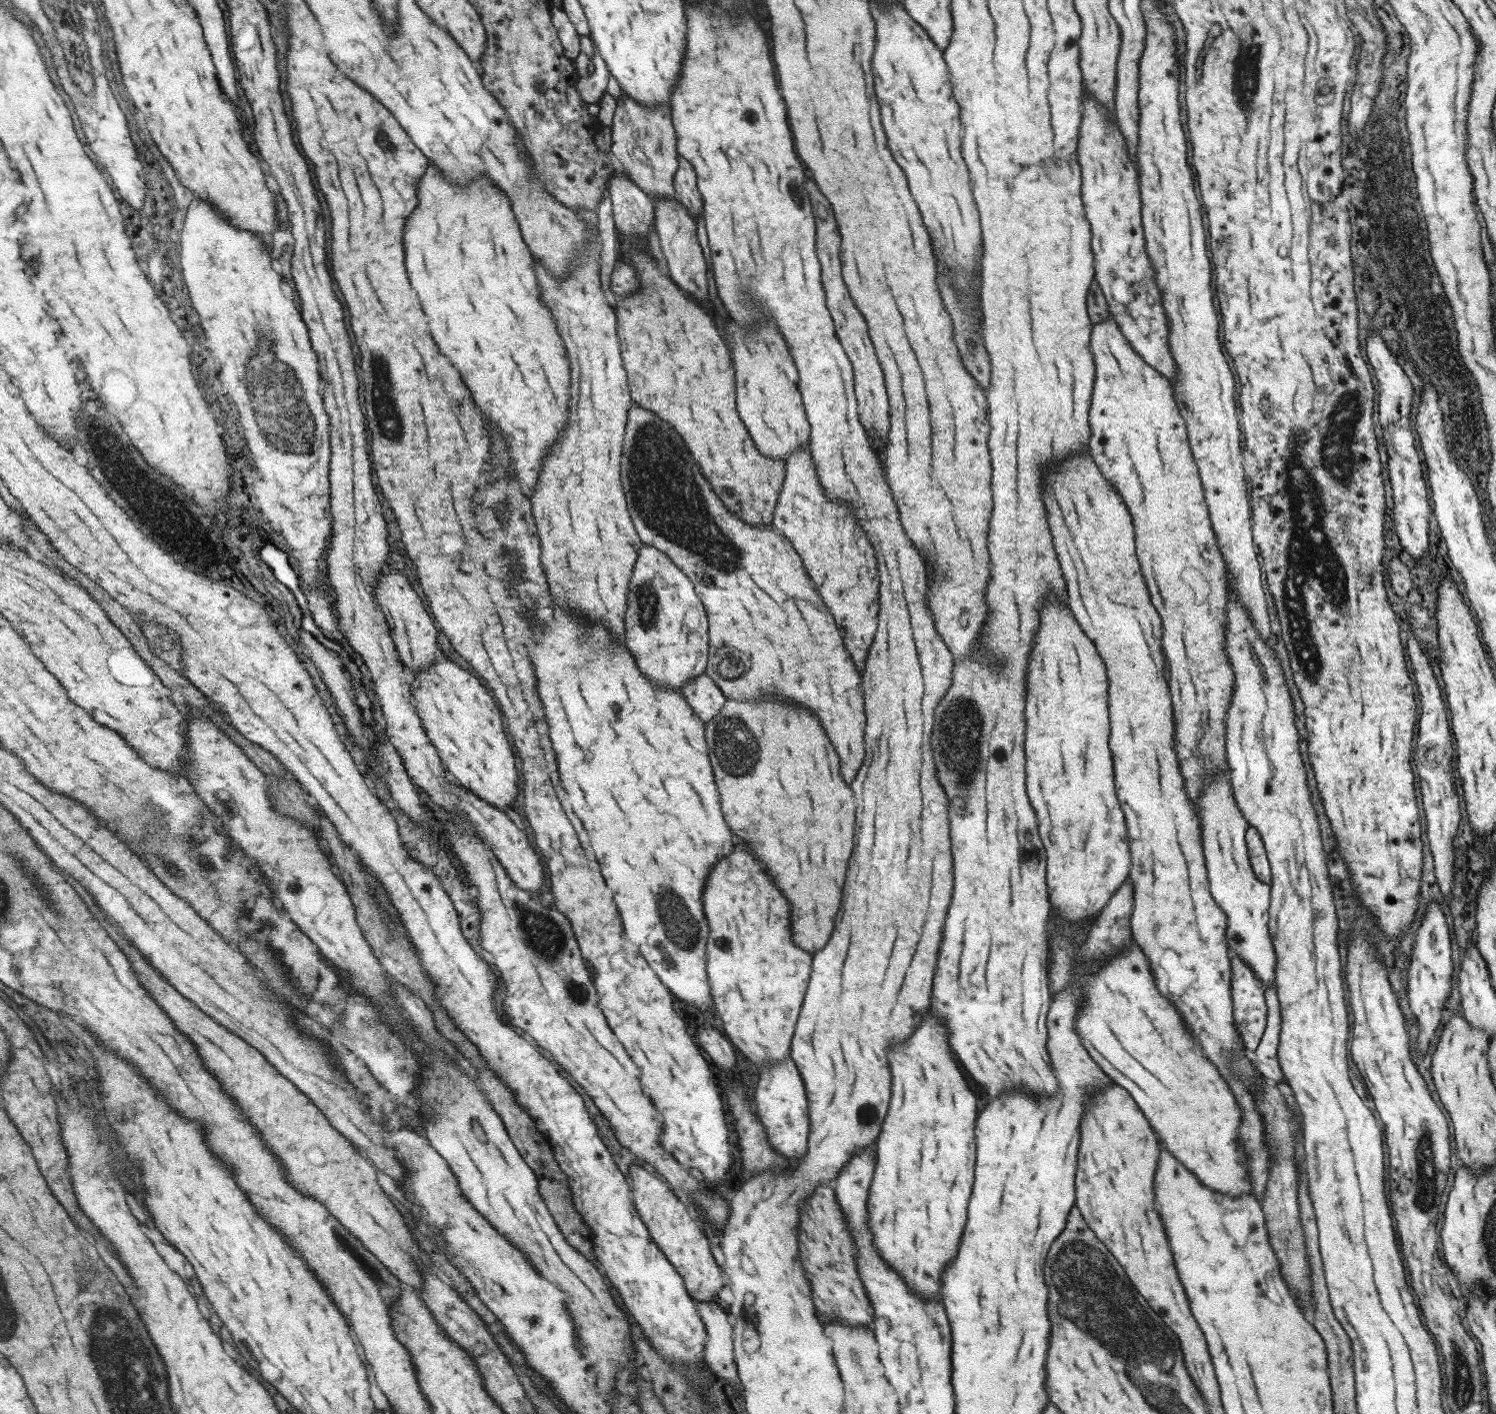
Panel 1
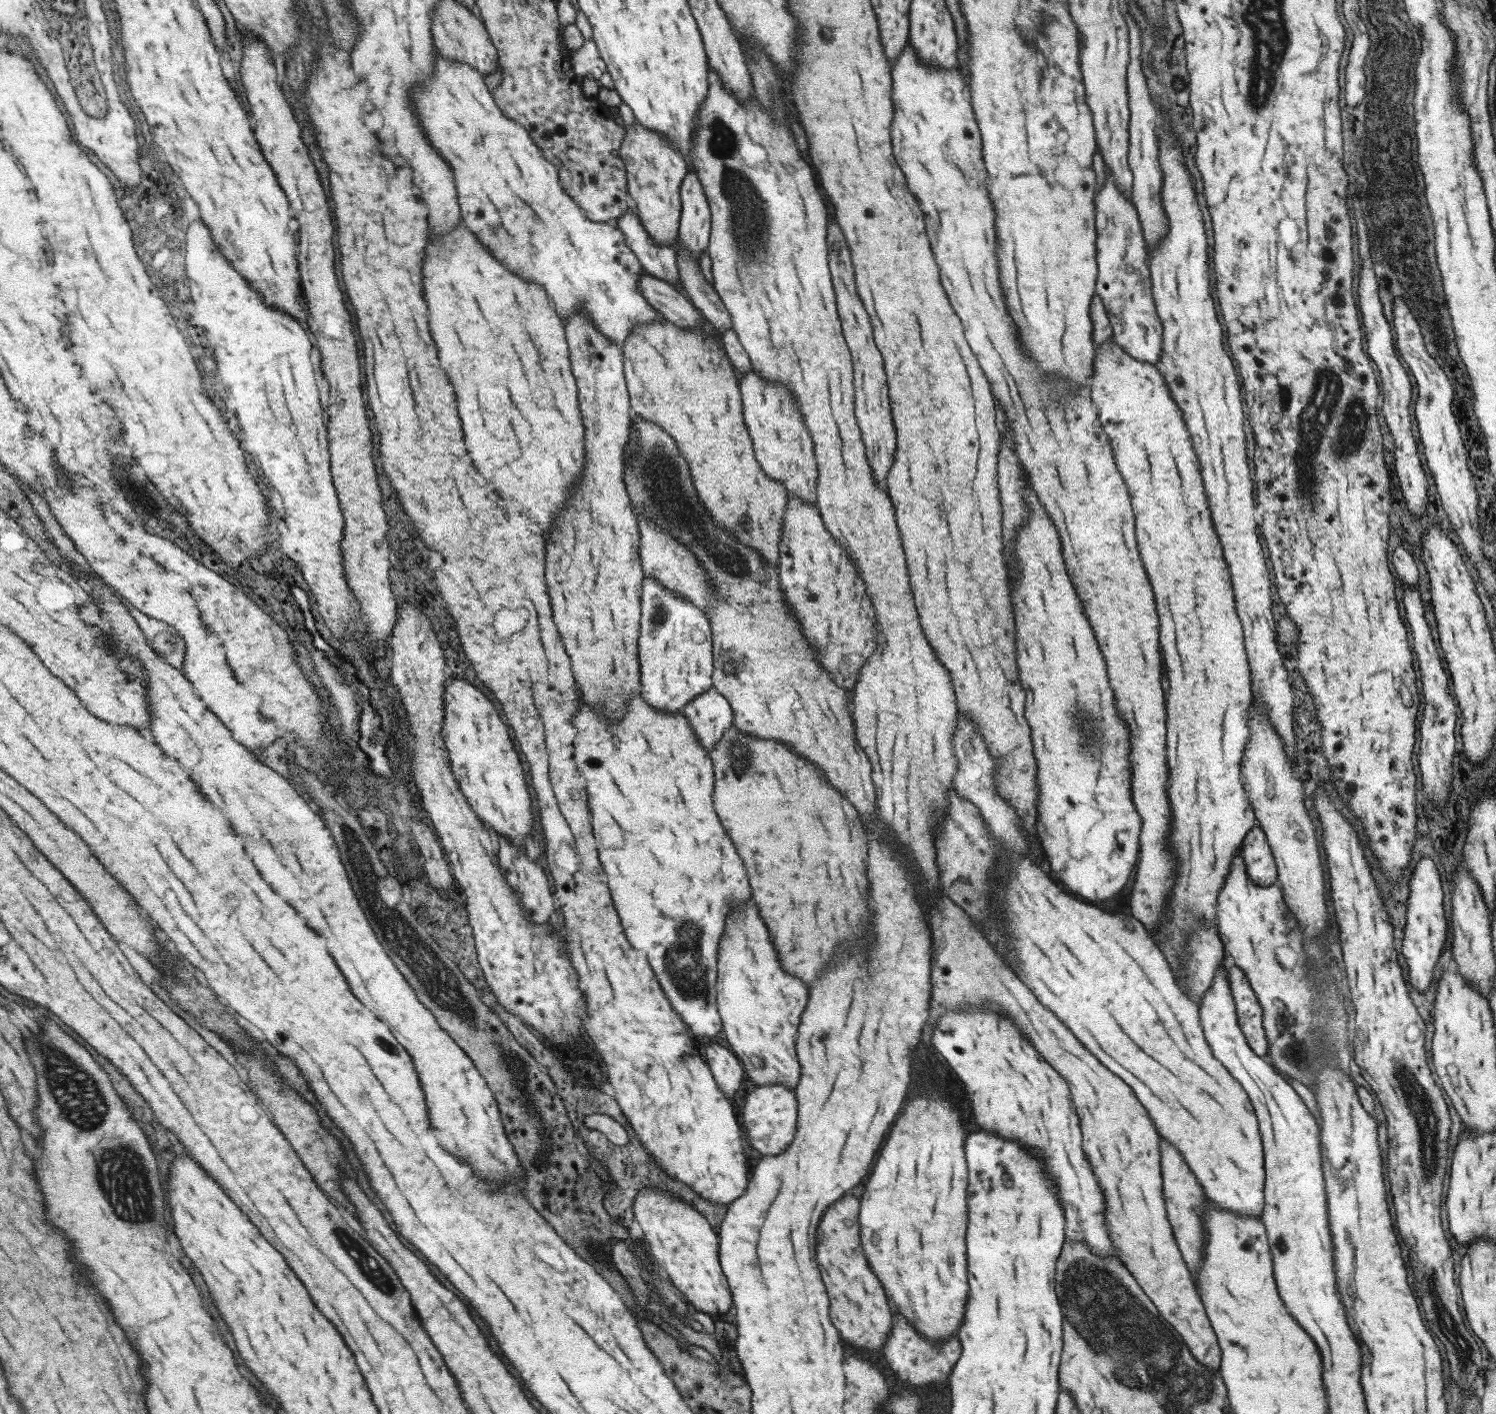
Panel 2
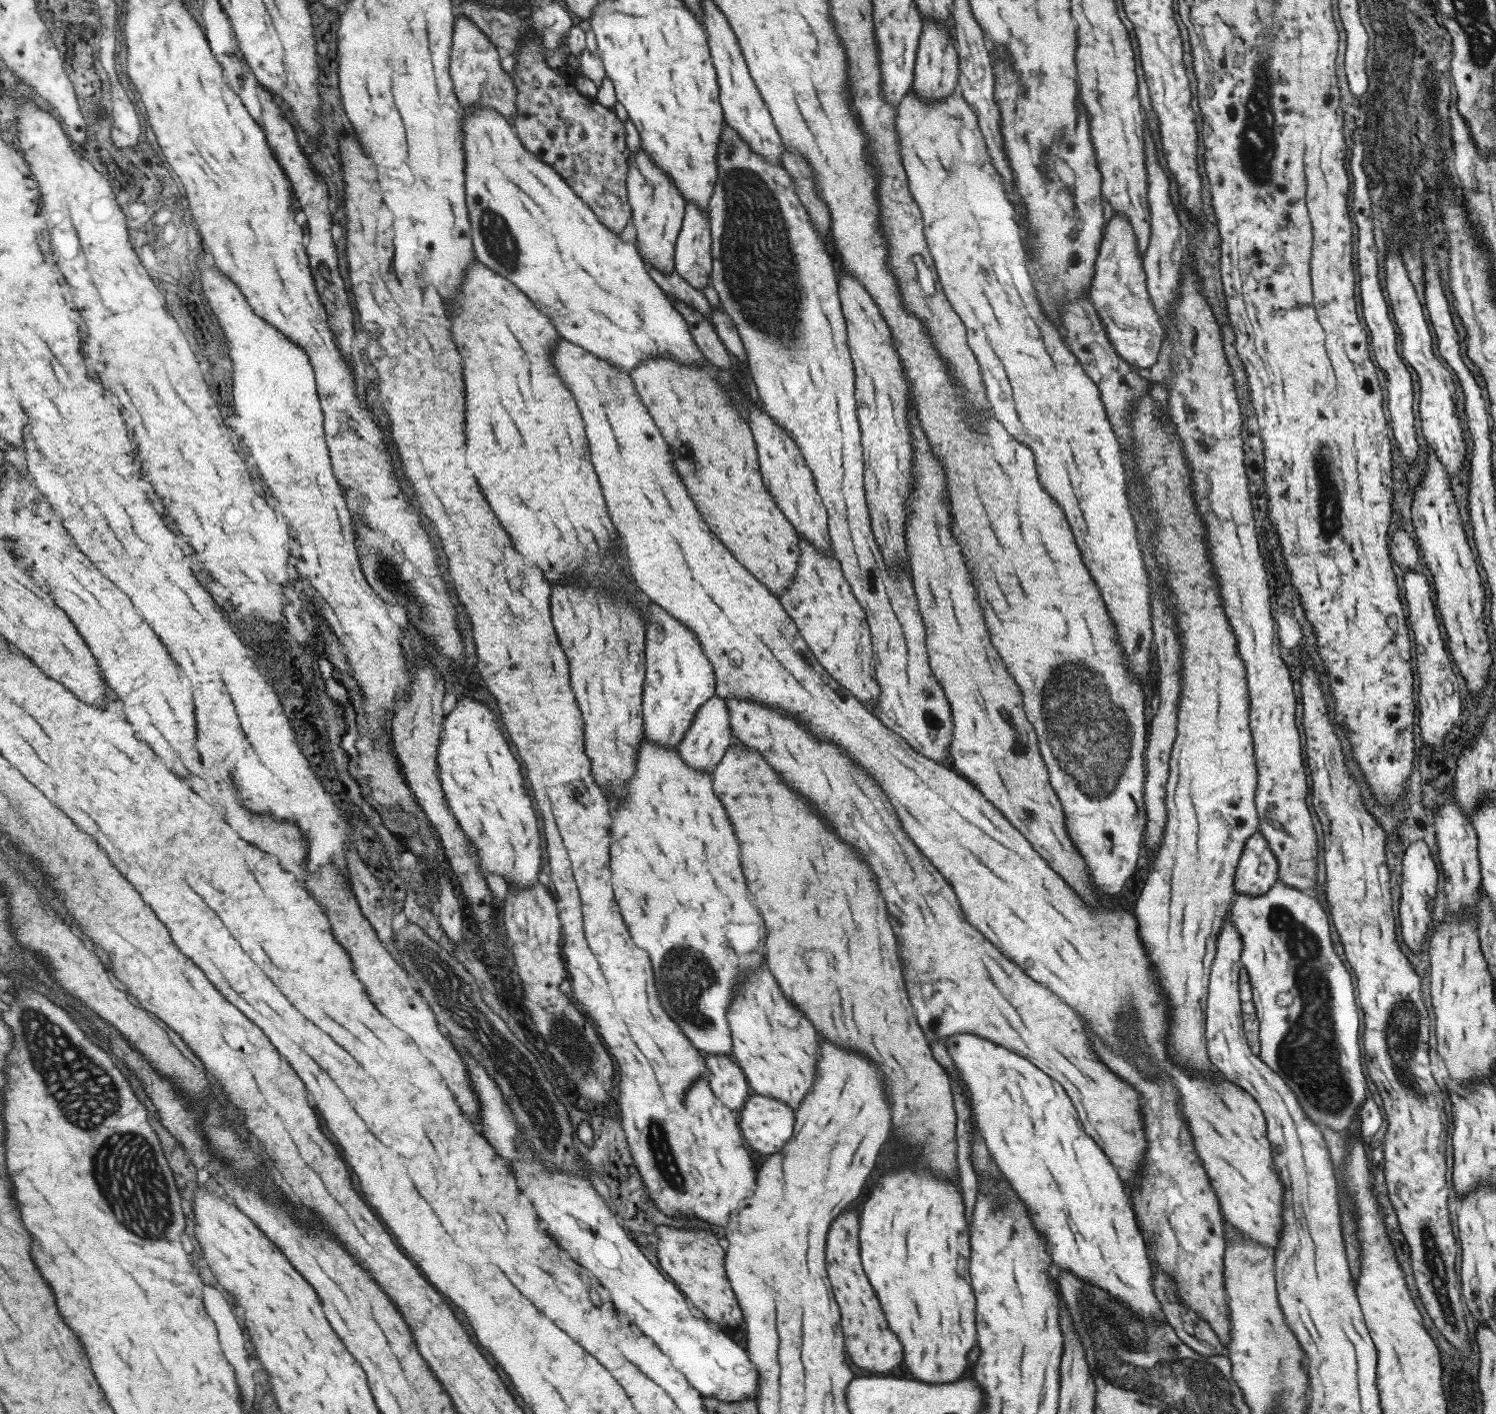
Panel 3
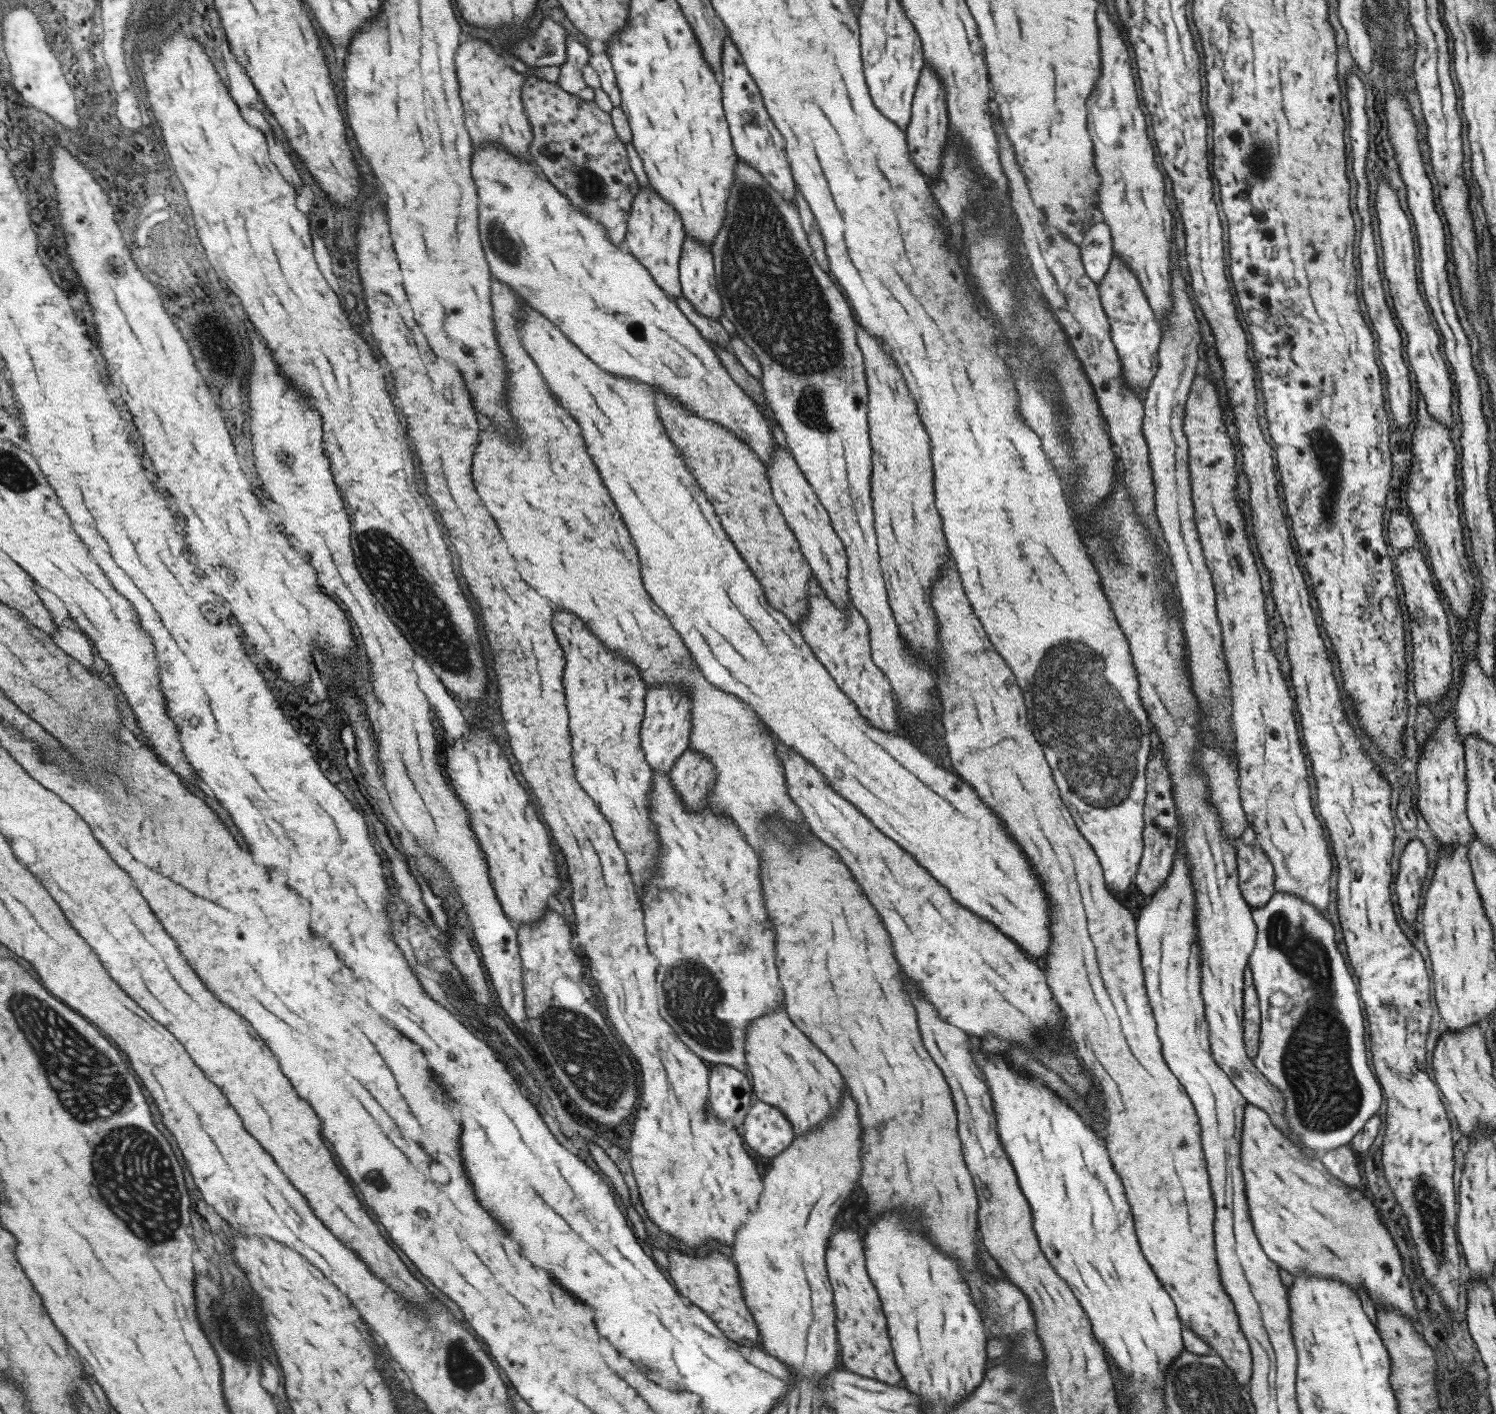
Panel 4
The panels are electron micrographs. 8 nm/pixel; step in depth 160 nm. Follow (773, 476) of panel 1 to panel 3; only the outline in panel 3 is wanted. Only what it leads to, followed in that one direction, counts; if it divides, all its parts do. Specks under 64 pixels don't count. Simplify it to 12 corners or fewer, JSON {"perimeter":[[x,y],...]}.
{"perimeter":[[709,361],[627,373],[715,538],[769,592],[798,535]]}

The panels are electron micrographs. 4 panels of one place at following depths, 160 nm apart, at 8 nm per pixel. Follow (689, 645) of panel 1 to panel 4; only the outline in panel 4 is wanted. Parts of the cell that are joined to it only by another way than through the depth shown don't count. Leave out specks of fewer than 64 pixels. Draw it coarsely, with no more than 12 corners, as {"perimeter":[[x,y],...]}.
{"perimeter":[[677,686],[645,694],[641,750],[665,772],[688,748],[690,698]]}

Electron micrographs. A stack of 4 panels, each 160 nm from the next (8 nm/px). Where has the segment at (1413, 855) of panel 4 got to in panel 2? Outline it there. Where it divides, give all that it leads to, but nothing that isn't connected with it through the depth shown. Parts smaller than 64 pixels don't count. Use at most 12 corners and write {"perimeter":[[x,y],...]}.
{"perimeter":[[1439,872],[1411,875],[1401,954],[1407,983],[1427,992],[1446,935]]}

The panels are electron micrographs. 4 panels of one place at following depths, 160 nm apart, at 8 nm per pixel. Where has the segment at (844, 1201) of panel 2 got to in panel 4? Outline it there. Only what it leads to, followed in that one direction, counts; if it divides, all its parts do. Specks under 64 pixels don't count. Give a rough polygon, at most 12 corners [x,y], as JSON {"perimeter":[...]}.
{"perimeter":[[859,1235],[824,1253],[845,1371],[901,1385]]}

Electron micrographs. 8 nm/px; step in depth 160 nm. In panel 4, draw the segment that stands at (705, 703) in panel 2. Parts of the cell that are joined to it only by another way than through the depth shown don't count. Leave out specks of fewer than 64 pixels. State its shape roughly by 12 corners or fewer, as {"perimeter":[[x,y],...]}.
{"perimeter":[[687,748],[668,770],[690,811],[707,806],[714,766]]}

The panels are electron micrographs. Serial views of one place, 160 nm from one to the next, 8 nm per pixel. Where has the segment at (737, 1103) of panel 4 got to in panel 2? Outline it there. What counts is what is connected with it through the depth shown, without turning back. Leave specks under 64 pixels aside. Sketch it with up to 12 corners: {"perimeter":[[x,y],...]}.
{"perimeter":[[709,1042],[703,1059],[723,1094],[743,1078],[738,1058],[722,1042]]}

